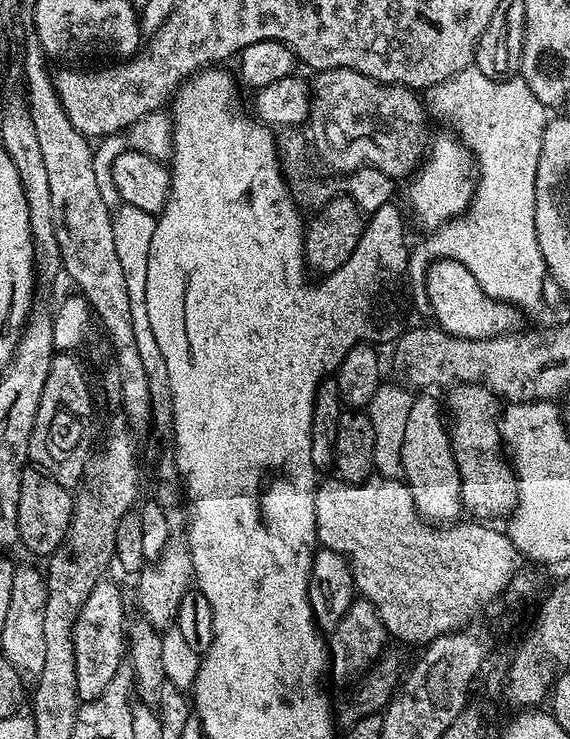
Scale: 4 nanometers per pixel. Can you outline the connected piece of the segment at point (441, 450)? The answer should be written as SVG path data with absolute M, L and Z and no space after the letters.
M420 394L408 404L408 417L398 439L398 461L401 464L401 473L409 488L412 497L421 513L437 525L444 526L449 522L461 519L462 505L460 503L460 471L454 462L452 453L452 437L446 427L446 420L440 417L440 404L435 400L435 395Z

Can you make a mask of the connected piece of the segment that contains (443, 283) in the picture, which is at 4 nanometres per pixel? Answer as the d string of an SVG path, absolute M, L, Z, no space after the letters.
M435 261L429 266L424 286L429 298L431 315L438 320L437 327L461 340L495 339L518 326L516 324L521 316L519 309L515 305L489 297L479 286L472 272L458 261Z

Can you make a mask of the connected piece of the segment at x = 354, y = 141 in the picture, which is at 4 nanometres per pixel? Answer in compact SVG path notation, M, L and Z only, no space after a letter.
M330 68L327 70L320 70L315 73L316 81L313 79L311 81L310 87L312 89L312 111L311 115L316 116L316 124L320 127L320 136L324 139L324 145L321 146L320 152L324 155L324 160L333 168L336 172L342 172L342 174L349 174L355 171L356 168L360 168L364 165L370 167L376 167L378 170L382 170L386 175L393 178L399 178L399 176L404 176L403 178L409 177L412 173L415 173L418 168L420 168L422 161L426 156L426 141L429 139L428 136L428 124L424 121L424 108L426 112L426 104L423 99L420 100L415 91L410 88L404 87L402 84L383 84L377 80L371 80L368 76L363 76L358 74L354 70L349 68Z

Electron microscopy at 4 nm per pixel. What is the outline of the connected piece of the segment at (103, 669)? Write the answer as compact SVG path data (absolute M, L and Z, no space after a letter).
M101 582L94 586L90 598L82 606L72 631L74 642L74 670L78 678L81 701L98 698L110 686L110 678L118 674L126 660L126 623L124 624L124 596L112 584Z

